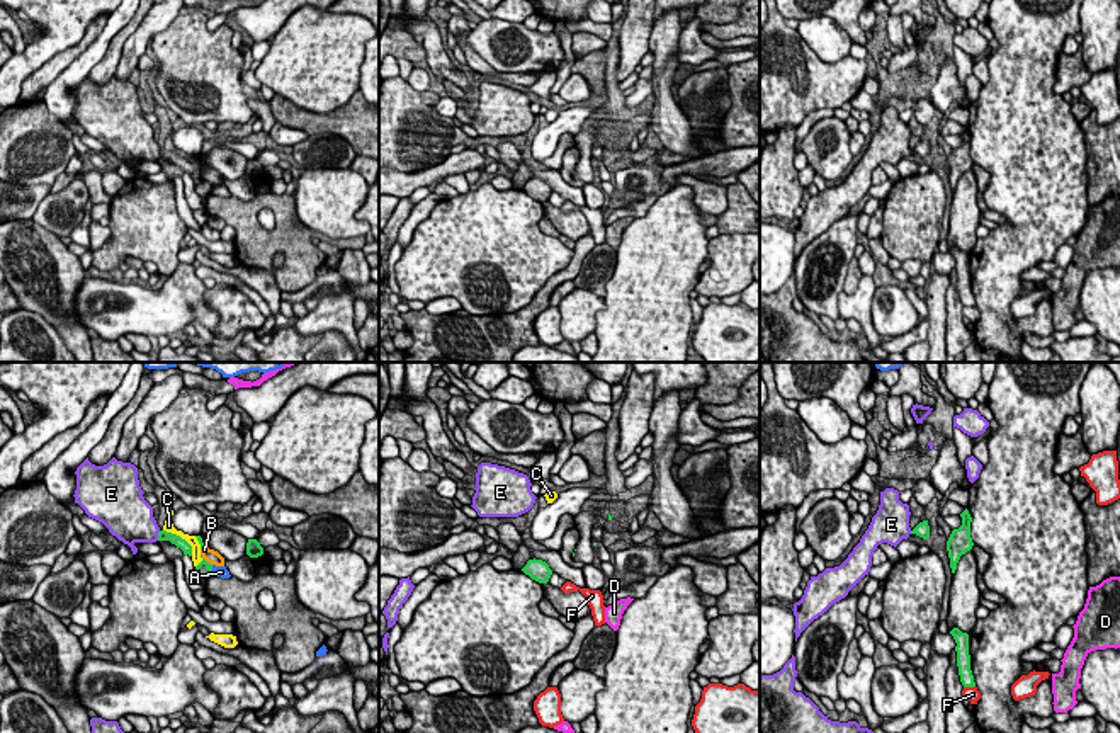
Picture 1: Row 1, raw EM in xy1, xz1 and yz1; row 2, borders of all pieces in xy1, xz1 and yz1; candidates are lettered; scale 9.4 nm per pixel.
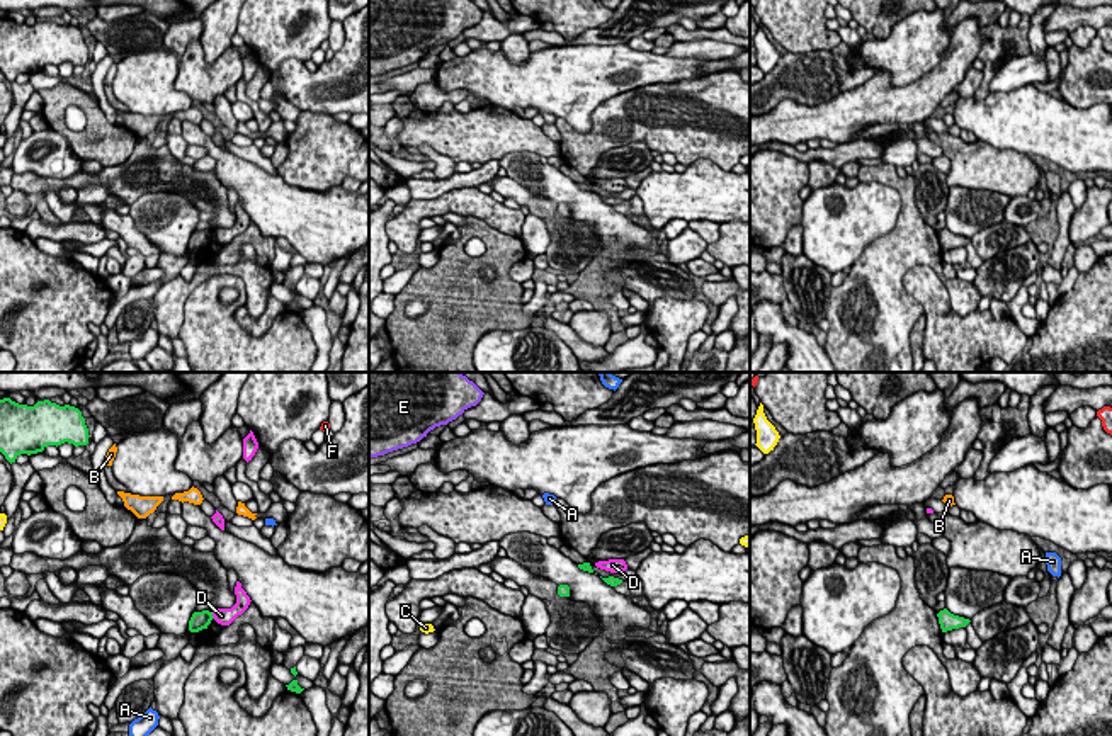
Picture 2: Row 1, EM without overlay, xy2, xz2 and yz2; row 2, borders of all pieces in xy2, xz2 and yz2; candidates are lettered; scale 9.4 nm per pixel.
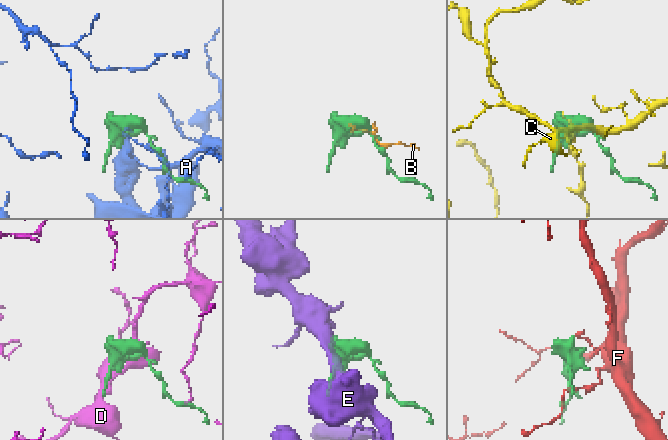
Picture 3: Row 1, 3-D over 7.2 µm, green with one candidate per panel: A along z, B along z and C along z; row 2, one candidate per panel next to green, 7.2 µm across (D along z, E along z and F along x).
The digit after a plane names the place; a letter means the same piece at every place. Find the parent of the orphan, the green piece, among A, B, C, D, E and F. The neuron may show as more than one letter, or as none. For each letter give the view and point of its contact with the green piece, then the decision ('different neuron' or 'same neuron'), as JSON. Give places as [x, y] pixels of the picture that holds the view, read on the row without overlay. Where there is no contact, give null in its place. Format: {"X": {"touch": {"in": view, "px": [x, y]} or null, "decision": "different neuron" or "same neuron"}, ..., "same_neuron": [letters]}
{"A": {"touch": {"in": "xy1", "px": [211, 187]}, "decision": "different neuron"}, "B": {"touch": {"in": "xy1", "px": [204, 179]}, "decision": "different neuron"}, "C": {"touch": {"in": "xy1", "px": [181, 157]}, "decision": "different neuron"}, "D": {"touch": {"in": "xy2", "px": [211, 235]}, "decision": "different neuron"}, "E": {"touch": {"in": "xy1", "px": [158, 155]}, "decision": "same neuron"}, "F": {"touch": {"in": "yz1", "px": [969, 305]}, "decision": "different neuron"}, "same_neuron": ["E"]}

